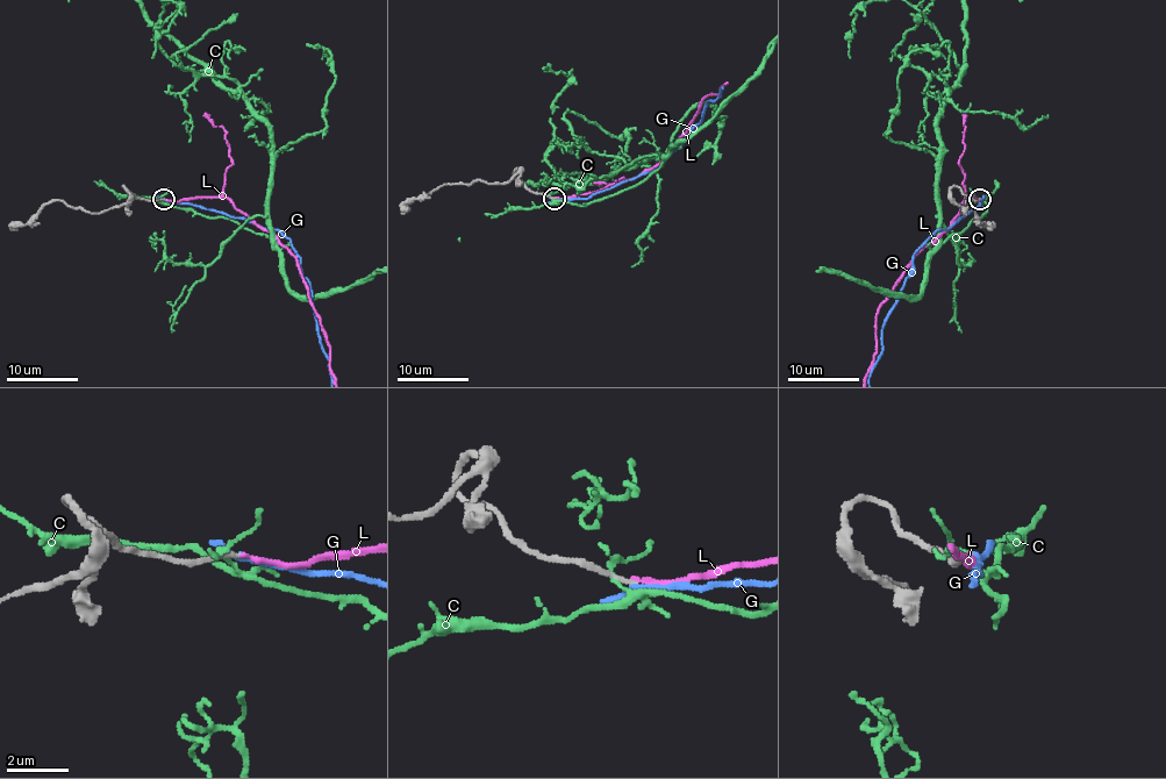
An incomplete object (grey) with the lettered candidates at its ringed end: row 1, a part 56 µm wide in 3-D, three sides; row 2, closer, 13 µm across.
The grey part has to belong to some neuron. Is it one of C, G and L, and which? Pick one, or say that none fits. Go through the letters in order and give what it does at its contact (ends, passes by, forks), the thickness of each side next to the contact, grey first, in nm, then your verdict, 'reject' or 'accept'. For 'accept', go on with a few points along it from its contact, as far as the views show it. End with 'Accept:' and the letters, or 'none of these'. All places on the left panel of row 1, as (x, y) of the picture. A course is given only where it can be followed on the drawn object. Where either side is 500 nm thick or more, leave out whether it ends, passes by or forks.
C: it forks; calibres 200 and 110 nm; reject
G: it ends; calibres 150 and 280 nm; reject
L: it ends; calibres 150 and 160 nm; accept
Accept: L

